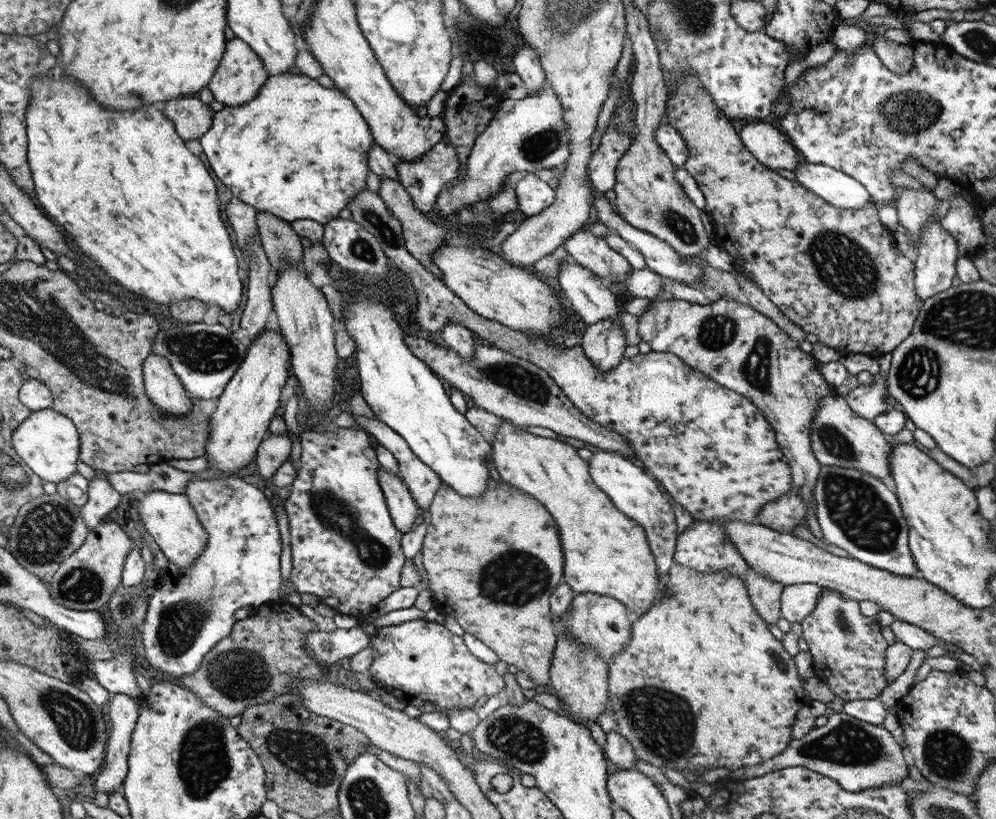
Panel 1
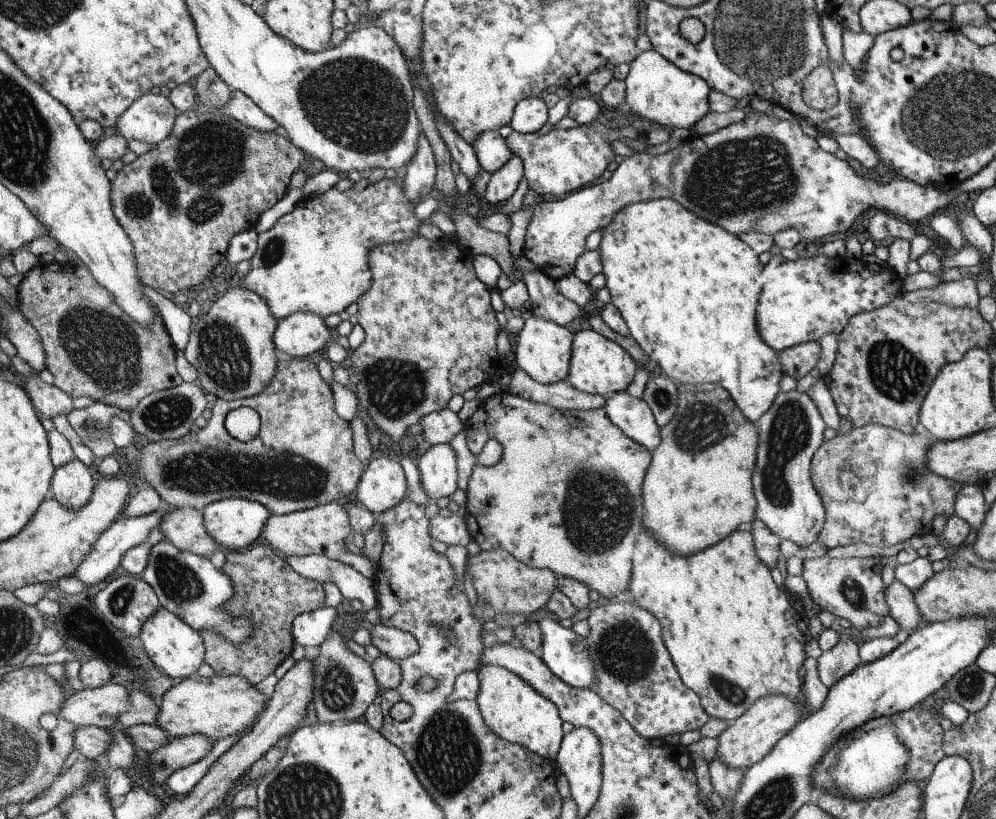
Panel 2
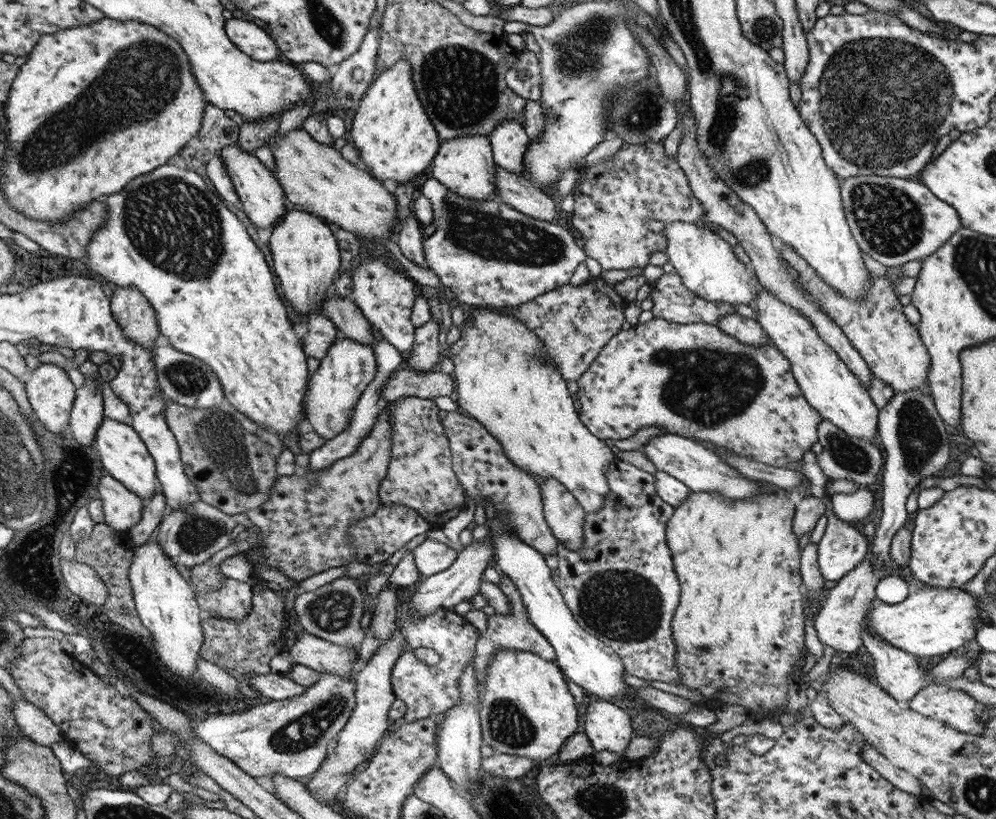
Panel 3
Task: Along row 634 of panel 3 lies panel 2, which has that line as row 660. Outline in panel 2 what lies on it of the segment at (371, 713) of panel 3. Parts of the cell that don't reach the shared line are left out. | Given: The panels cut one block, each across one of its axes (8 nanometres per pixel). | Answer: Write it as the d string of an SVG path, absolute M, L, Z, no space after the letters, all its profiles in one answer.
M366 620L362 622L364 628L370 630L372 645L376 646L381 654L394 661L402 661L413 656L419 650L416 638L406 630L379 624L372 626Z

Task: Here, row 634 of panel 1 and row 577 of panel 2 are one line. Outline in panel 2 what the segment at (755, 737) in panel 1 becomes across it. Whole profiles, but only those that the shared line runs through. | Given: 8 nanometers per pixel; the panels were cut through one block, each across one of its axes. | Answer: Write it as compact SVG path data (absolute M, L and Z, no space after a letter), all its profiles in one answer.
M734 530L732 534L728 534L726 538L722 538L722 542L718 542L716 546L710 546L710 548L686 556L676 555L675 552L674 554L668 552L648 531L642 531L636 542L632 563L633 570L630 586L628 586L627 590L630 600L636 602L640 608L648 610L652 616L658 618L658 622L660 622L662 628L664 645L671 656L674 666L676 666L676 670L678 670L683 683L701 698L704 710L711 717L718 717L719 719L733 722L759 698L772 693L782 693L788 695L791 699L800 700L798 696L802 694L803 681L798 676L798 670L803 666L803 662L807 657L804 646L811 640L808 626L804 622L806 618L802 618L800 612L798 612L798 606L802 610L802 604L796 602L799 598L798 596L791 595L792 592L790 590L785 587L781 589L776 585L770 573L771 568L762 562L758 553L754 550L754 538L752 538L752 532L750 530L748 532Z

